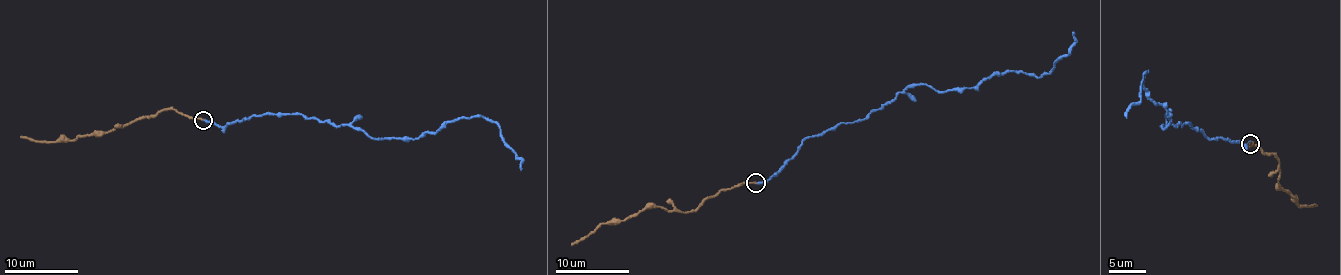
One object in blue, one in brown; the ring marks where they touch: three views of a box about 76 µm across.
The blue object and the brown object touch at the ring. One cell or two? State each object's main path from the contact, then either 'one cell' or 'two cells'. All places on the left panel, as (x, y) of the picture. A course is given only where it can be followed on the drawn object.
blue via (202, 120), (223, 126), (301, 113), (368, 135), (419, 138), (481, 116), (497, 124), (521, 170) | brown via (202, 120), (165, 109), (107, 132), (94, 132), (70, 141), (48, 142), (21, 137) | two cells

